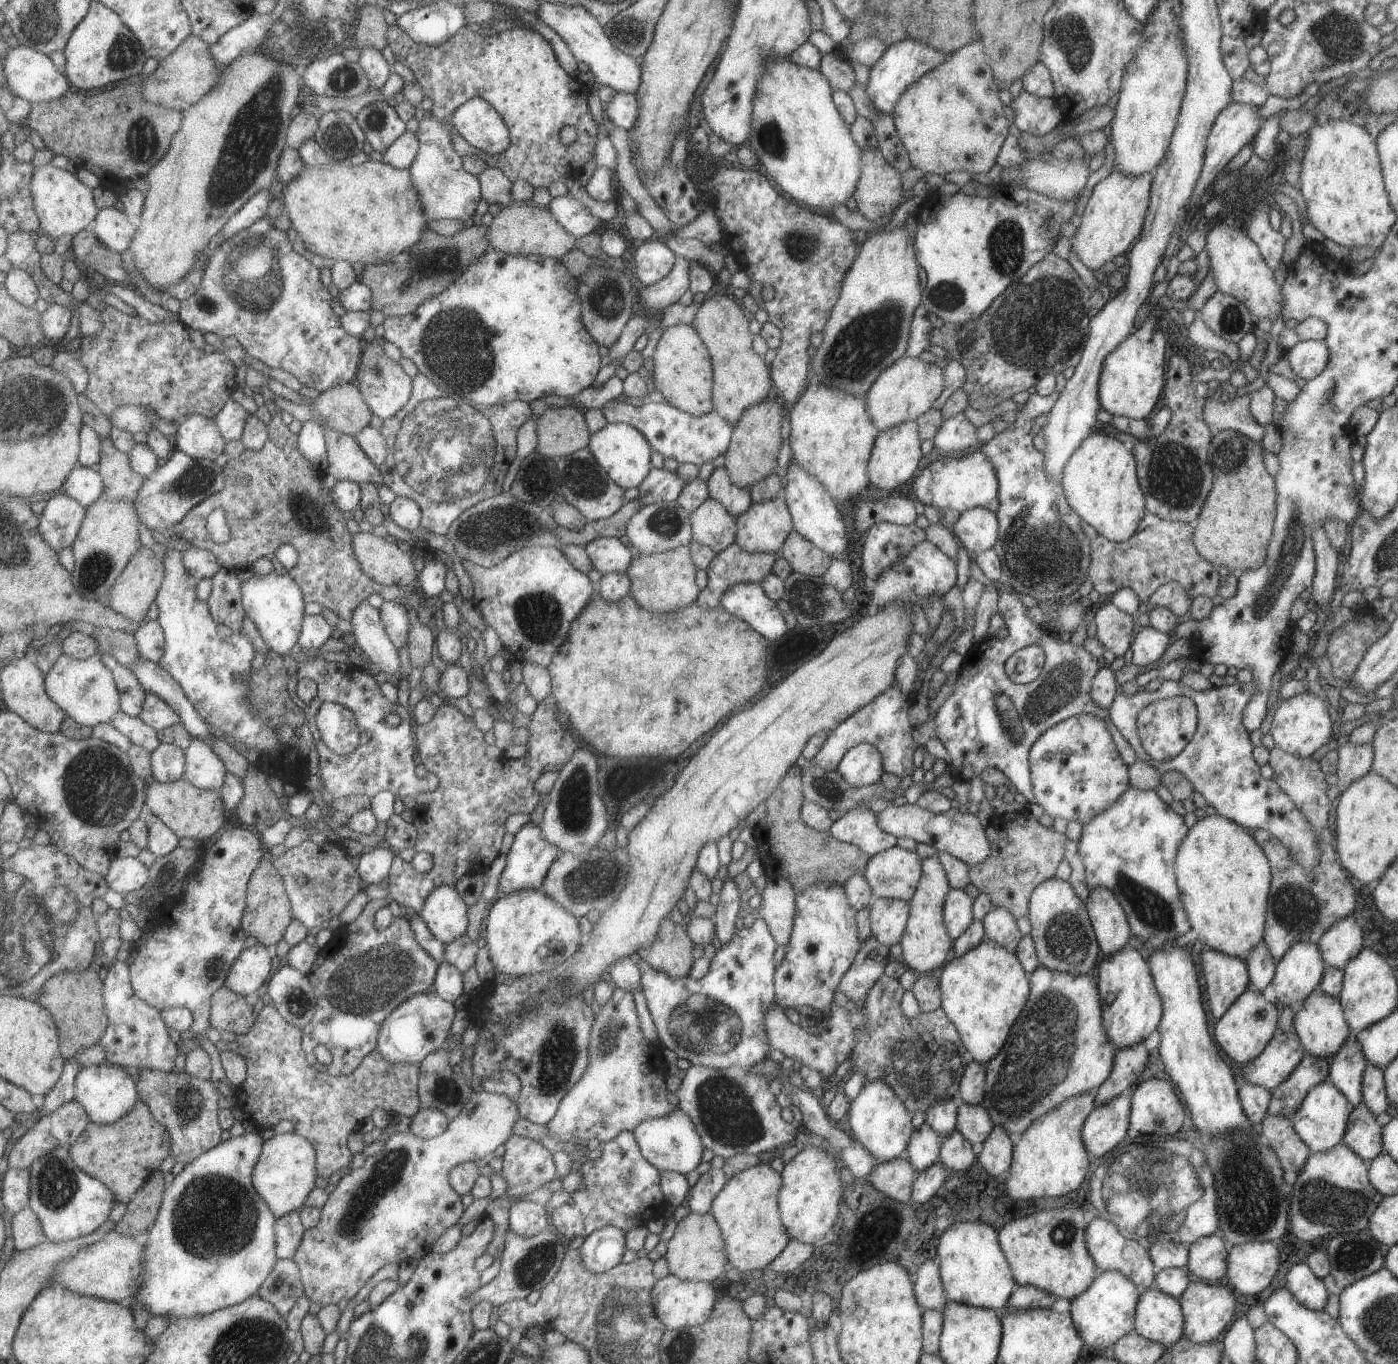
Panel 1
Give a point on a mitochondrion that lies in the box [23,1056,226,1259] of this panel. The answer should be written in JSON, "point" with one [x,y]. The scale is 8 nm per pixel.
{"point":[59,1185]}

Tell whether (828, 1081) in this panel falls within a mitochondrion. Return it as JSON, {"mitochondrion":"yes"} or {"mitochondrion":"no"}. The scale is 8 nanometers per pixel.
{"mitochondrion":"no"}

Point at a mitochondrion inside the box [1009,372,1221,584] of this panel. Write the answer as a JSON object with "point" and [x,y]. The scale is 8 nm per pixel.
{"point":[1174,477]}

